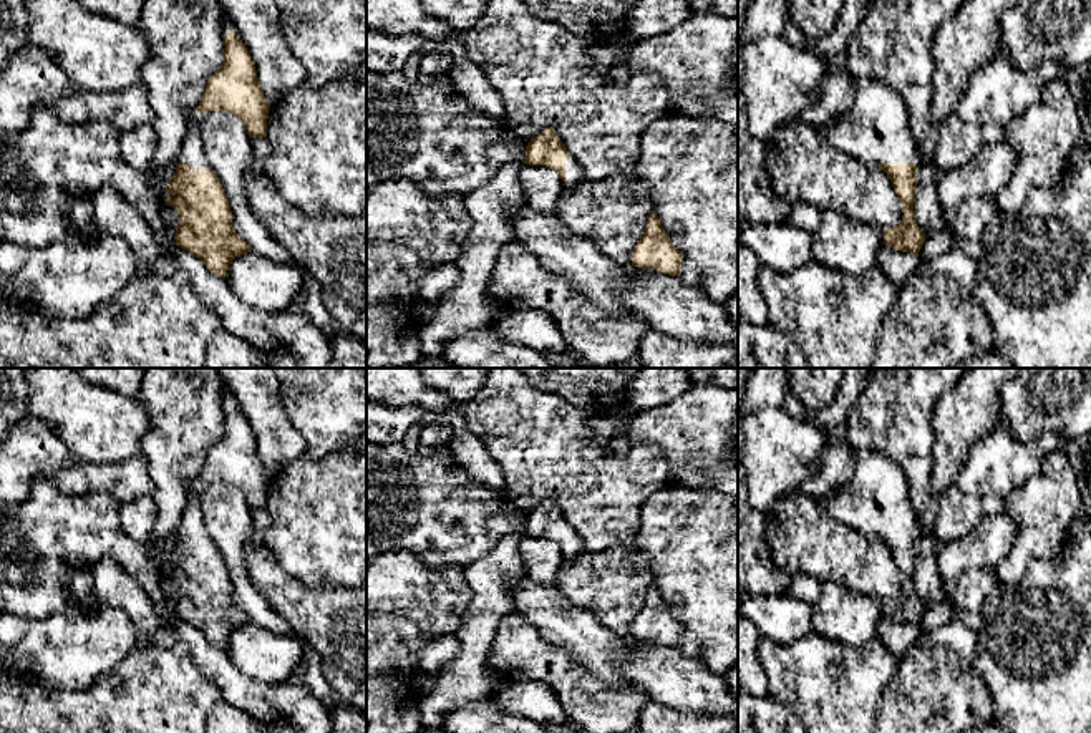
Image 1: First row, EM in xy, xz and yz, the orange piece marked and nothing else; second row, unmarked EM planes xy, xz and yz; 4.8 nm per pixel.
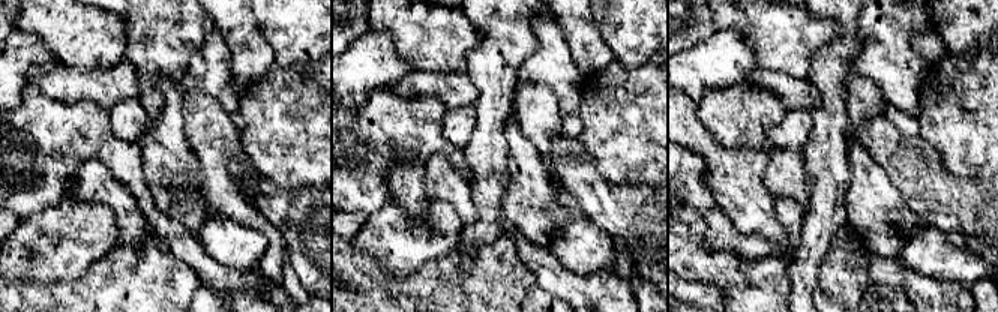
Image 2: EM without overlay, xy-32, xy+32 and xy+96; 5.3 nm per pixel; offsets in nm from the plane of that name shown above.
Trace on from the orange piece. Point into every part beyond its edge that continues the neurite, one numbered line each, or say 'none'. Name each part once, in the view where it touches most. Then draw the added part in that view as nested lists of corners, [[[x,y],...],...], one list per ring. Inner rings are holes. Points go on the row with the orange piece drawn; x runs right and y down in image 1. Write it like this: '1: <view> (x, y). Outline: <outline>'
1: yz (876, 128). Outline: [[[856,78],[849,111],[816,131],[829,146],[864,163],[919,164],[904,98],[874,78]]]

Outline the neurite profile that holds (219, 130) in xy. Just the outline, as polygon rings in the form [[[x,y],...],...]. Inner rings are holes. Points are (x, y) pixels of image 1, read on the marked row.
[[[229,111],[199,113],[206,159],[217,174],[232,211],[232,227],[249,249],[282,264],[293,264],[289,252],[272,239],[247,201],[247,176],[260,161],[254,156],[252,138],[237,114]]]

